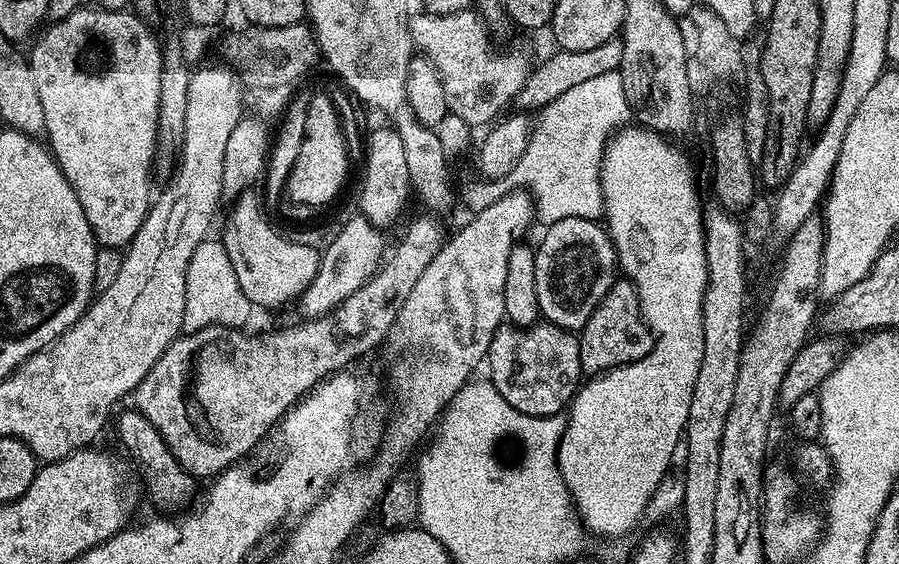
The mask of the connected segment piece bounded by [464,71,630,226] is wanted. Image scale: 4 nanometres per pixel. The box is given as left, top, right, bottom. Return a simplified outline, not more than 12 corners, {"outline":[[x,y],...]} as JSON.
{"outline":[[619,71],[539,113],[502,180],[468,184],[481,212],[527,190],[541,225],[596,220],[600,164],[629,123]]}

